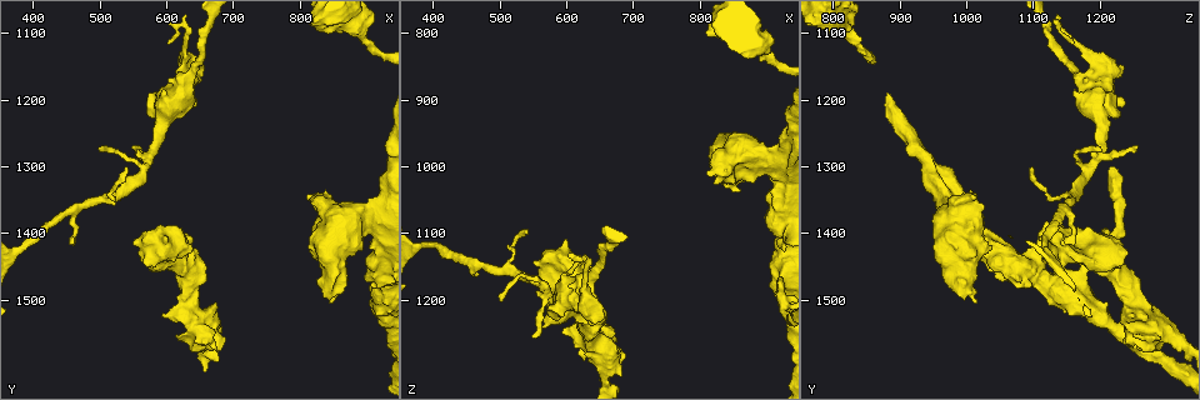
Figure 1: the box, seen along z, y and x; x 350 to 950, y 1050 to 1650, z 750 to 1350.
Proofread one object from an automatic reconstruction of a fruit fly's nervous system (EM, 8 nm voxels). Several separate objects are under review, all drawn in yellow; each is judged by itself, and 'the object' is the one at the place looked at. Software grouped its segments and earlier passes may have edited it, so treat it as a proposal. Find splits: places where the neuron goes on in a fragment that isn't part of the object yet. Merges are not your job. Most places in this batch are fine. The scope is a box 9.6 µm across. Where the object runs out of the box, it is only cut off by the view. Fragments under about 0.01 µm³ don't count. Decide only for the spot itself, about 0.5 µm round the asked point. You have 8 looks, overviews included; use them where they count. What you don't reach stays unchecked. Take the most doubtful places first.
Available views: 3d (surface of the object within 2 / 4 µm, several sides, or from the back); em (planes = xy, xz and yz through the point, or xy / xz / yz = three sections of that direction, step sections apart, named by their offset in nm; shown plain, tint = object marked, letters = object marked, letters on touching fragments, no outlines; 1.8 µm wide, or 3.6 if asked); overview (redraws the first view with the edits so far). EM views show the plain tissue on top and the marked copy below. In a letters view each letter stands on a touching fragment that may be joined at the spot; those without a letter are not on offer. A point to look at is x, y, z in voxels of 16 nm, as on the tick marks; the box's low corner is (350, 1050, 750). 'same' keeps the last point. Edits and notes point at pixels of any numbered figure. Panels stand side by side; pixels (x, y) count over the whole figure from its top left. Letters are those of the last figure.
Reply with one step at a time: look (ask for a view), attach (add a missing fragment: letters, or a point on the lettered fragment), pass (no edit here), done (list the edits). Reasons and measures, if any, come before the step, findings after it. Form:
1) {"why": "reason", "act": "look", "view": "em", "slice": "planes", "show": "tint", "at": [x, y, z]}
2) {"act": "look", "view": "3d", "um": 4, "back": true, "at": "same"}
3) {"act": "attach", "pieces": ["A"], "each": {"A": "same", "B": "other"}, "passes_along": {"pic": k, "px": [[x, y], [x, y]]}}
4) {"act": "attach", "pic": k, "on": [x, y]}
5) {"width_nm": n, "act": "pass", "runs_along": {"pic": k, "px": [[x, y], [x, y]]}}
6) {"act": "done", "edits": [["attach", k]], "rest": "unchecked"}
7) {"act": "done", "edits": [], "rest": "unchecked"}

{"why": "free end", "act": "look", "view": "3d", "um": 2, "back": true, "at": [850, 1505, 1015]}

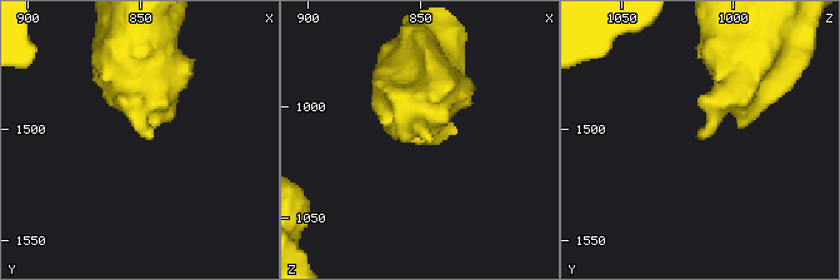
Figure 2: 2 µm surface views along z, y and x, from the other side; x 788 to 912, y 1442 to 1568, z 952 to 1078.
{"act": "look", "view": "em", "slice": "planes", "show": "tint", "at": [846, 1505, 1015]}

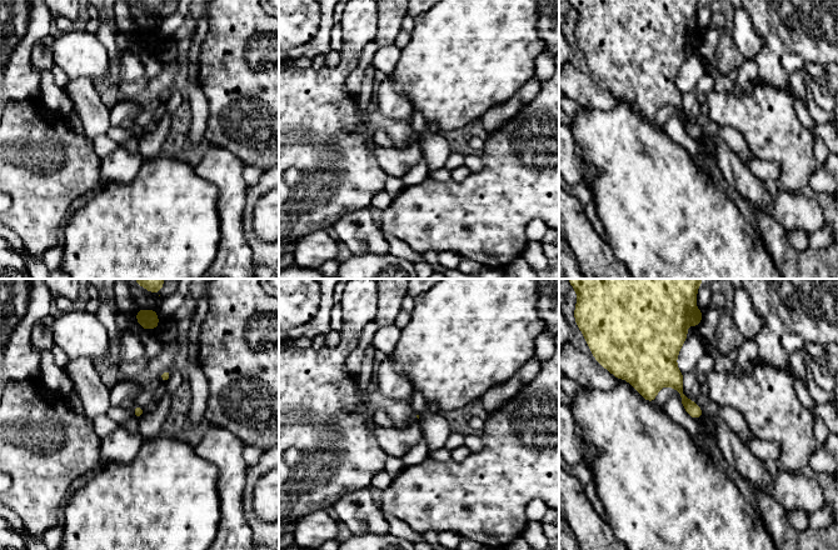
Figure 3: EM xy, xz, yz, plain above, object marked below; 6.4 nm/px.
{"act": "look", "view": "em", "slice": "planes", "show": "letters", "at": "same"}

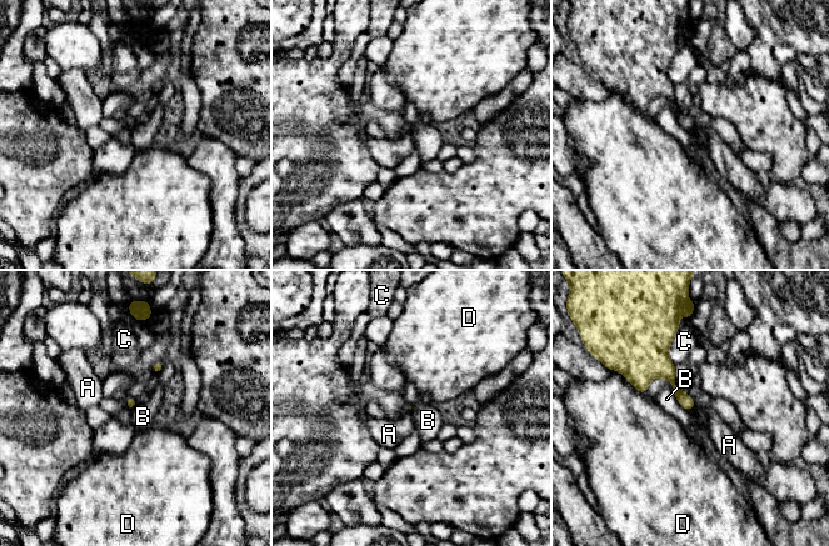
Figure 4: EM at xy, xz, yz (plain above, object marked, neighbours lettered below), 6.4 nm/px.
{"act": "pass", "each": {"A": "other", "B": "other", "C": "other", "D": "other"}, "found": "none of them fits"}

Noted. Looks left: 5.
{"why": "thick end", "act": "look", "view": "3d", "um": 4, "at": [645, 1210, 1235]}

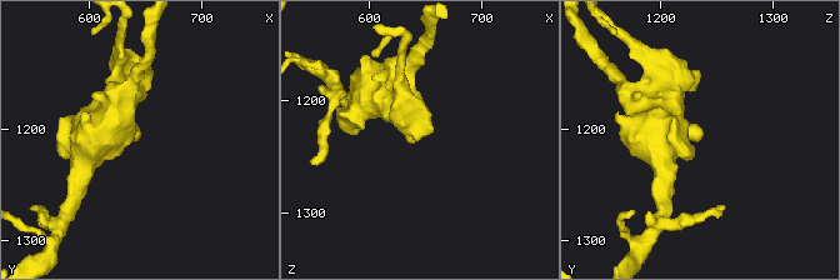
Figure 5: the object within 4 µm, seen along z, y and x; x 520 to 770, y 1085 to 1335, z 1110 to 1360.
{"act": "look", "view": "em", "slice": "planes", "show": "letters", "at": [646, 1208, 1232]}

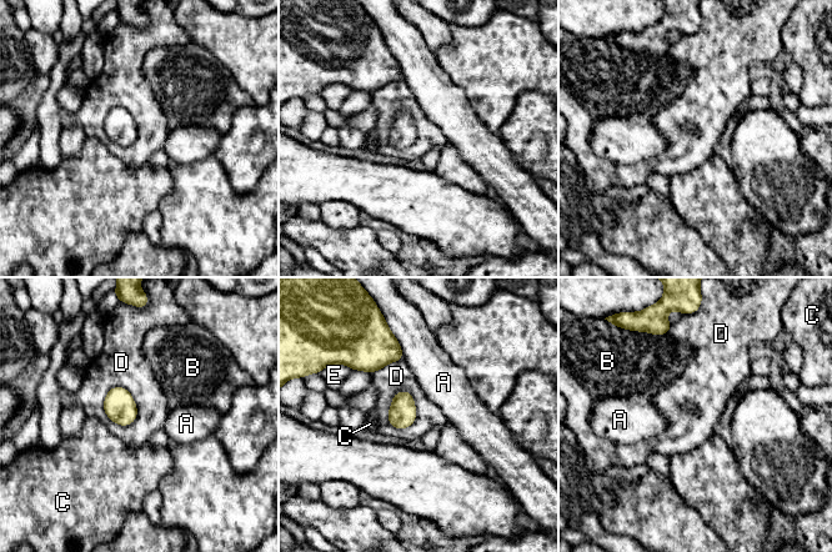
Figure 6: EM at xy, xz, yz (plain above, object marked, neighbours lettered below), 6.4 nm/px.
{"act": "pass", "each": {"A": "other", "B": "other", "C": "other", "D": "other", "E": "other"}, "border": {"pic": 6, "px": [[113, 386], [104, 412], [126, 426]]}, "found": "none of them fits"}

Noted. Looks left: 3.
{"why": "thin end", "act": "look", "view": "3d", "um": 4, "at": [460, 1415, 1150]}

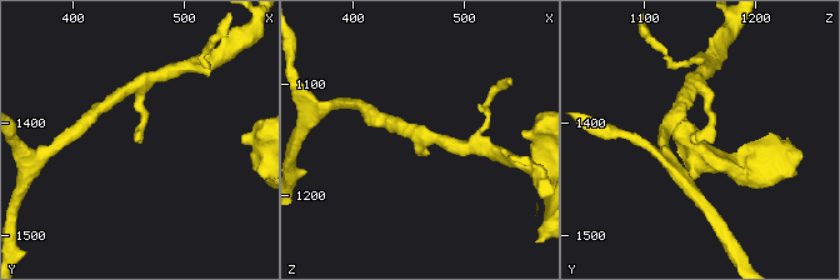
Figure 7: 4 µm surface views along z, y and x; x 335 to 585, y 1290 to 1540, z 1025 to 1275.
{"act": "look", "view": "em", "slice": "planes", "show": "letters", "at": [458, 1416, 1148]}

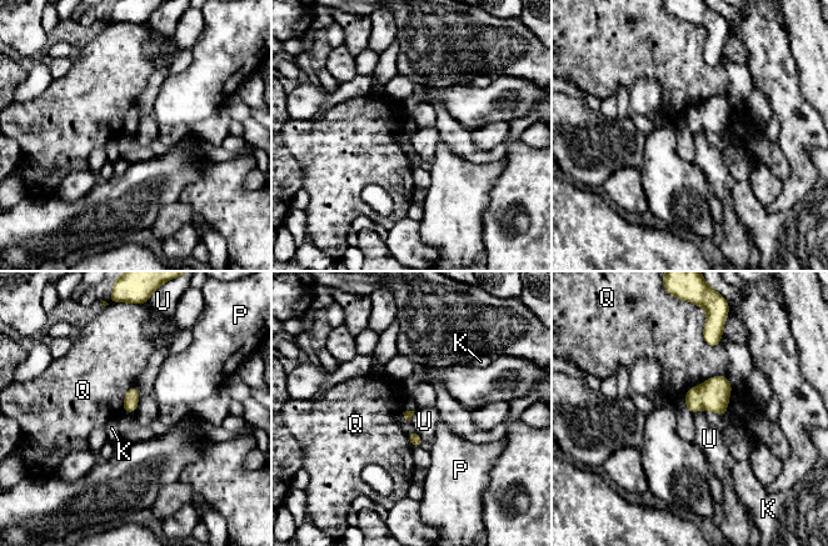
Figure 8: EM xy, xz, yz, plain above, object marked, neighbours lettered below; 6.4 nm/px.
{"act": "pass", "each": {"K": "other", "P": "other", "Q": "other", "U": "other"}, "border": {"pic": 8, "px": [[134, 386], [138, 391], [135, 411]]}, "found": "no lettered fragment goes on from it"}

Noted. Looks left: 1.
{"act": "done", "edits": [], "rest": "unchecked"}

